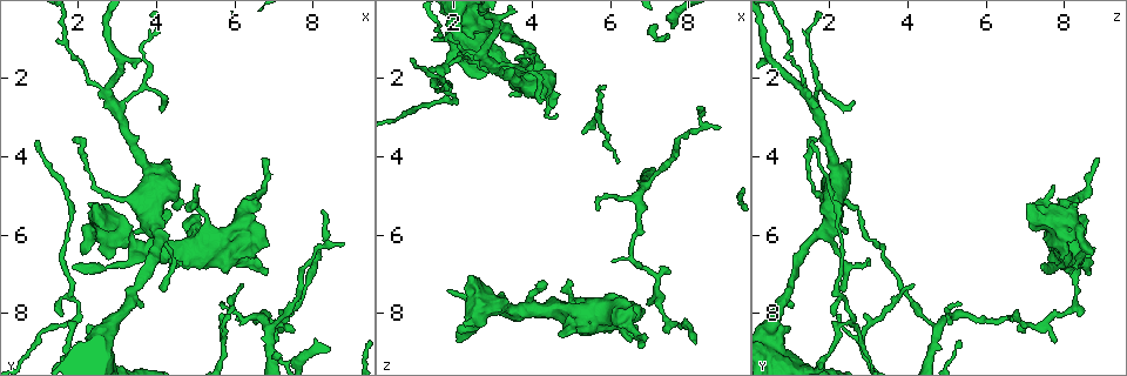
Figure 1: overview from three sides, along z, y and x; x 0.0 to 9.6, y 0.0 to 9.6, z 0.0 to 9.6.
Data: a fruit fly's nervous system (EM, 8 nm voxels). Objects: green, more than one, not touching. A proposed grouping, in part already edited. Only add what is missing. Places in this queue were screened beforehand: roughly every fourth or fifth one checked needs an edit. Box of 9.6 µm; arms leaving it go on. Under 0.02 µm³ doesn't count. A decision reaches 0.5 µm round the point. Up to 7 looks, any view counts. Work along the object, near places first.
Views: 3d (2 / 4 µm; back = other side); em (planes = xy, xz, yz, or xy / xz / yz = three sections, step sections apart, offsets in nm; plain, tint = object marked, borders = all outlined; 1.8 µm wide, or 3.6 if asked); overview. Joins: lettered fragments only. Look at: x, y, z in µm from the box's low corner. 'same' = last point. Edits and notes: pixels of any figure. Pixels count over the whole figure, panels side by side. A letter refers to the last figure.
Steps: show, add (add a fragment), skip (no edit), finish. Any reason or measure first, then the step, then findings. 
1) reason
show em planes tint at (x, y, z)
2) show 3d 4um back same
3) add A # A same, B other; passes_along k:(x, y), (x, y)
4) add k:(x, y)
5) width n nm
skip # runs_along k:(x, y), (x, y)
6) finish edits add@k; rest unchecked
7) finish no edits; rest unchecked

branch stops here
show em planes tint at (4.15, 2.60, 2.65)

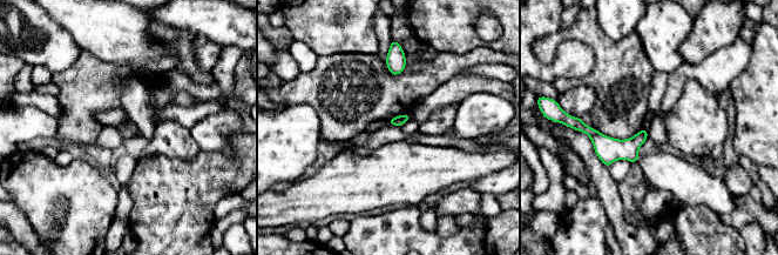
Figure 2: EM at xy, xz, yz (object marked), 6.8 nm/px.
see the neighbours
show em planes borders same

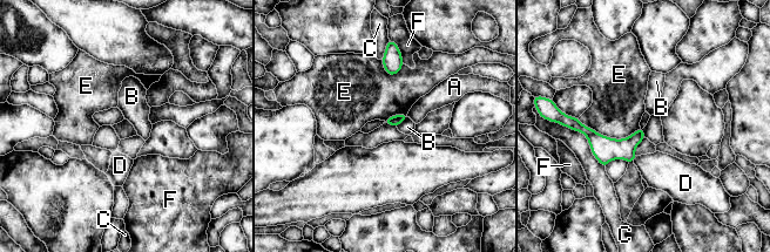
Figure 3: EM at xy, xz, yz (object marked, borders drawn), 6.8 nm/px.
width 70 nm; longest_contact E 440 nm
add D # A other, B other, C other, D same, E other, F other; it goes on there

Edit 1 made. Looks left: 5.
show overview

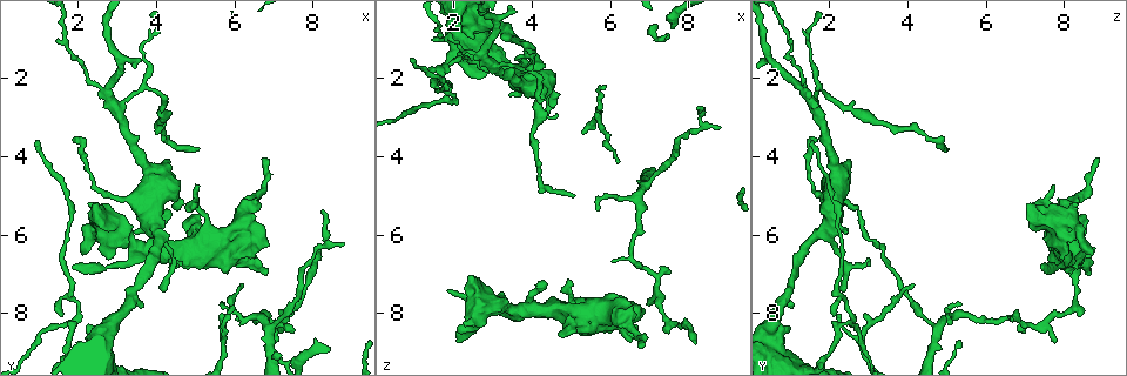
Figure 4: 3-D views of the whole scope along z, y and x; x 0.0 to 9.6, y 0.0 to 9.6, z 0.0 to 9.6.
thin end
show 3d 2um back at (4.60, 6.75, 3.00)

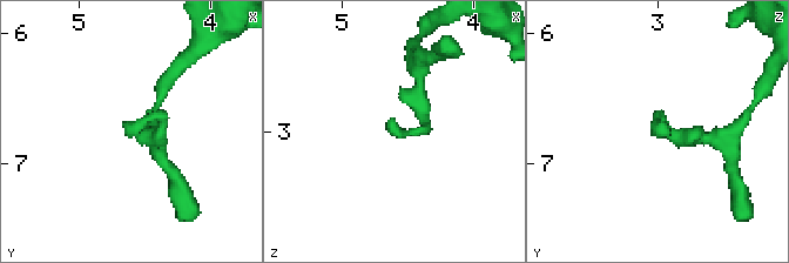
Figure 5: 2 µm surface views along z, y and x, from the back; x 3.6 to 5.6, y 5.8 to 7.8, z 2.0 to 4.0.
show em planes tint at (4.64, 6.80, 2.96)

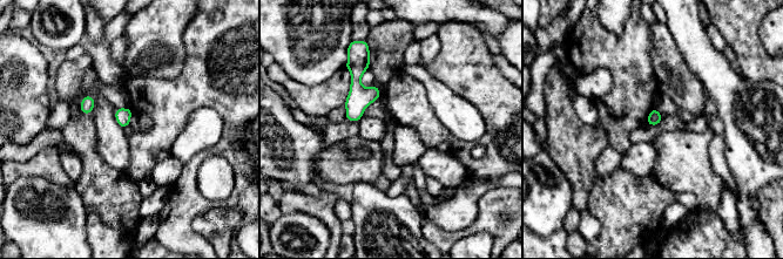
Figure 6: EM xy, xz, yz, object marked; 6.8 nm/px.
show em planes borders same

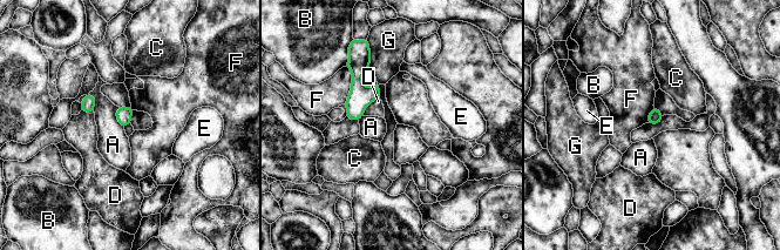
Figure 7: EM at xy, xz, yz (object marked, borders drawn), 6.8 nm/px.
width 90 nm
skip # A other, B other, C other, D other, E other, F other, G other; border 7:(117, 107), (116, 120), (123, 127); no lettered fragment goes on from it

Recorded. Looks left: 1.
finish edits add@3; rest unchecked

